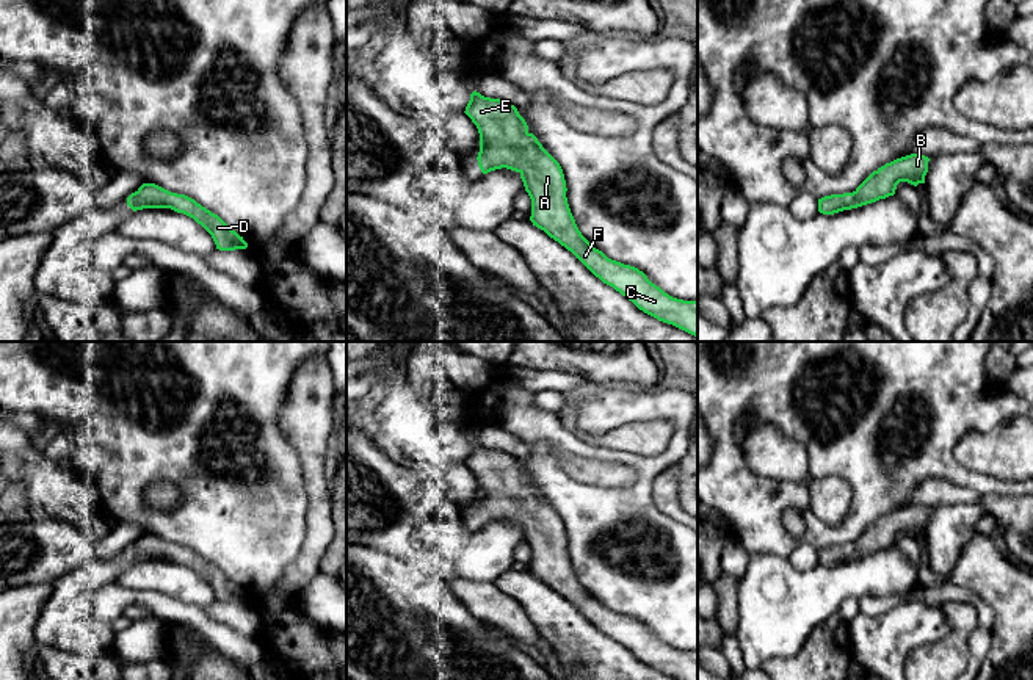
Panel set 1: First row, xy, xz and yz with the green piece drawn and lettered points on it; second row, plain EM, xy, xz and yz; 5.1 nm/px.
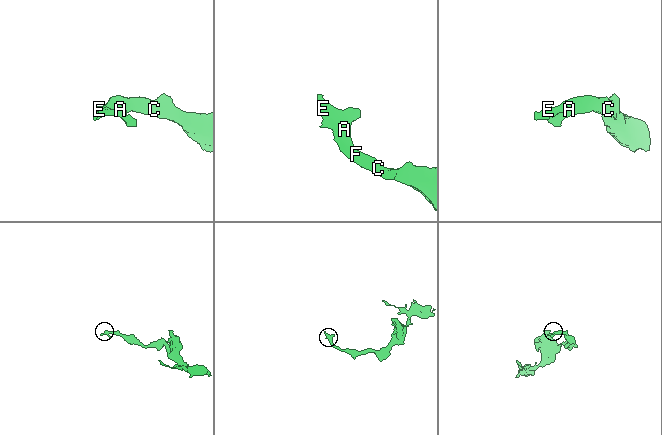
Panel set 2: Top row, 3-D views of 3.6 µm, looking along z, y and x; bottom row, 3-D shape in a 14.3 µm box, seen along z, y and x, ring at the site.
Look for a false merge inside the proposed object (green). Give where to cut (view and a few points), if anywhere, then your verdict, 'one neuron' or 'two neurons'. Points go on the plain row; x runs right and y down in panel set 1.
no cut | one neuron

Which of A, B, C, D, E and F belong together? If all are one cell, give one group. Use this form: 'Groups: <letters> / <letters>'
Groups: A B C D E F

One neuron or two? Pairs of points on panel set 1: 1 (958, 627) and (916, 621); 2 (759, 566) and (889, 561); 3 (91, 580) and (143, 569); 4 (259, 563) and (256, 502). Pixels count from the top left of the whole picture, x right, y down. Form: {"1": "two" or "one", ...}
{"1": "two", "2": "one", "3": "two", "4": "one"}

